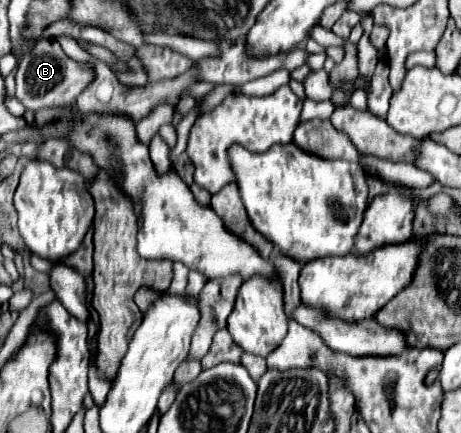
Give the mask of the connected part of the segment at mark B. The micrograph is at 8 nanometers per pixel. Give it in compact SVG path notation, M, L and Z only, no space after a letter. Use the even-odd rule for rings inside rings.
M42 39L34 45L34 49L22 57L16 69L16 99L30 111L50 109L50 107L72 107L78 93L90 81L90 69L86 65L78 65L72 61L54 39Z

